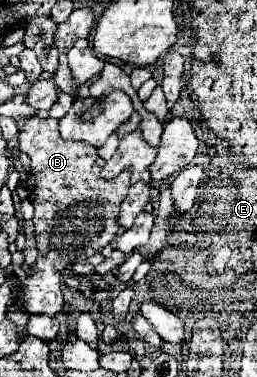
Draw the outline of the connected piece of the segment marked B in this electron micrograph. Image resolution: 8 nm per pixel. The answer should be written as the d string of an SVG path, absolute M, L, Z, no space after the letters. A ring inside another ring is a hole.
M28 118L24 128L18 134L18 148L20 152L28 154L32 160L30 172L28 172L28 200L34 204L34 234L36 234L36 244L38 244L38 260L34 262L34 276L22 280L18 284L18 298L26 306L30 314L48 314L56 316L62 312L64 298L62 298L62 272L78 262L84 260L106 244L112 244L118 236L118 210L120 202L126 198L128 188L130 188L130 172L122 172L120 178L116 180L100 180L100 168L104 166L104 160L98 156L96 148L84 144L84 142L68 142L62 140L58 134L58 120L54 118Z

